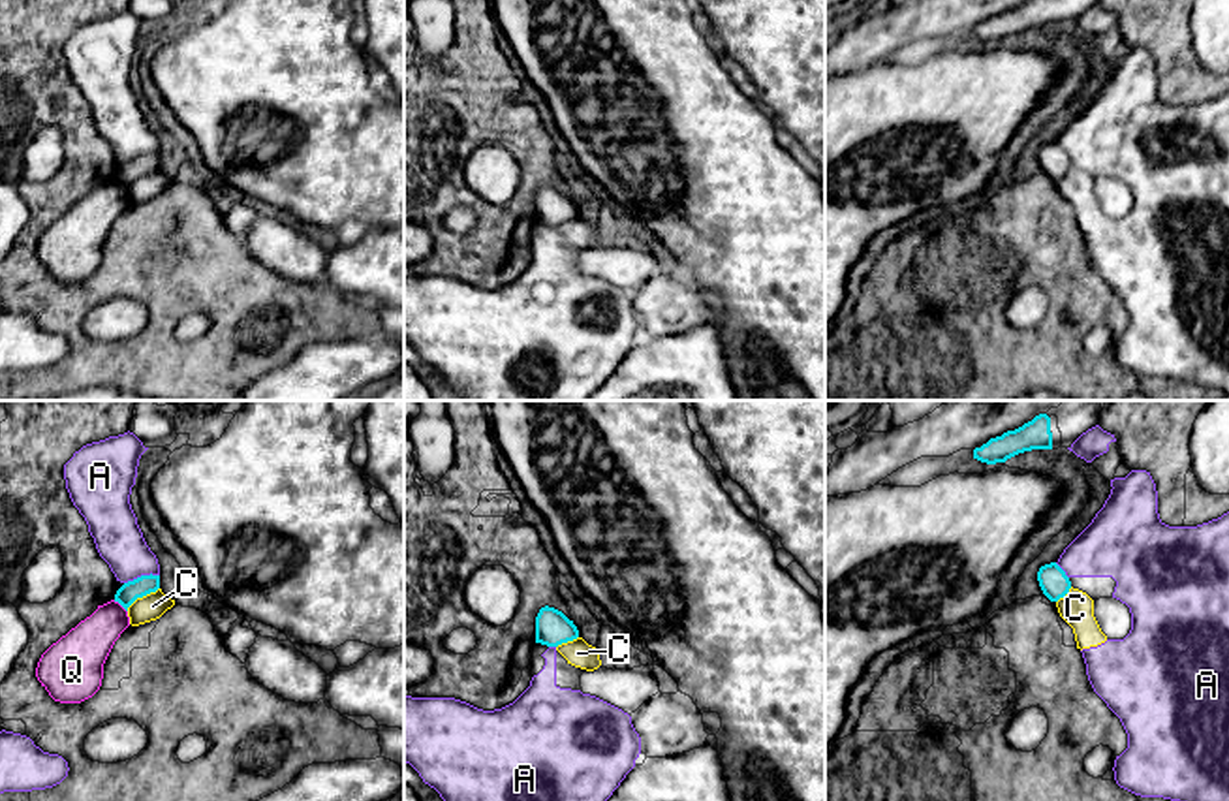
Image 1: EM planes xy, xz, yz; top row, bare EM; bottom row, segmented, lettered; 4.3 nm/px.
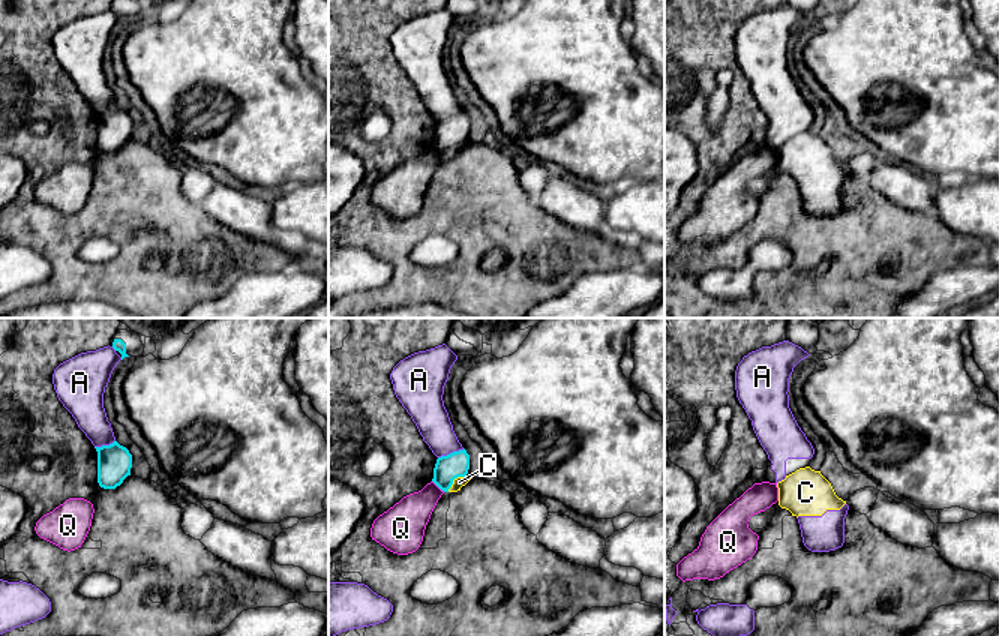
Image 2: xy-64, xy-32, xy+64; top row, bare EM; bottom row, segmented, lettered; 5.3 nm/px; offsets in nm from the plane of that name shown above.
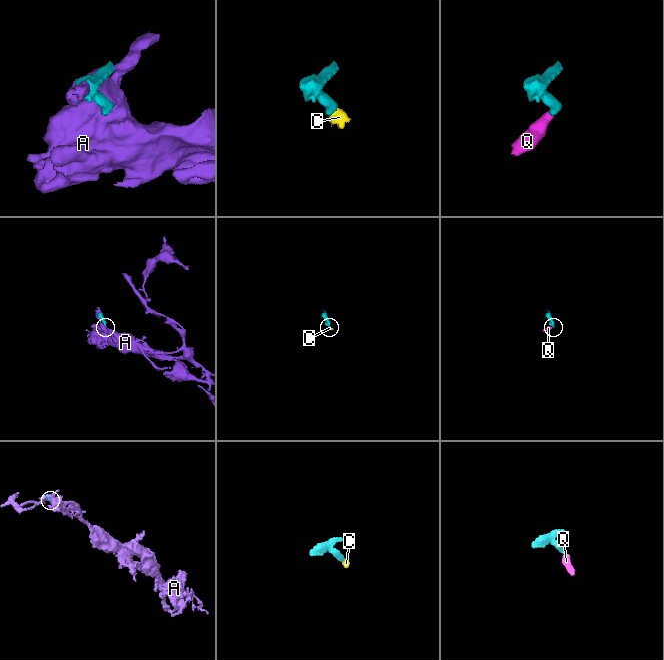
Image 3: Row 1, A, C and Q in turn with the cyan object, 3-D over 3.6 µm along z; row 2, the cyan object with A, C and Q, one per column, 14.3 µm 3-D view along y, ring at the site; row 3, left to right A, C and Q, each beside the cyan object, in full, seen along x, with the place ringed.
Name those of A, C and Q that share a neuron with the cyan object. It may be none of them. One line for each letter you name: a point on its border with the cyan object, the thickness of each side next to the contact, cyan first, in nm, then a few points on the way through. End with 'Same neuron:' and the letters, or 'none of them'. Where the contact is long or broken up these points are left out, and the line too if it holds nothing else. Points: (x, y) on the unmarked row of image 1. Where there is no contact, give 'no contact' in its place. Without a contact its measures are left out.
Same neuron: none of them

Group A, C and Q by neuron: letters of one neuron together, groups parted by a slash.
A C / Q

